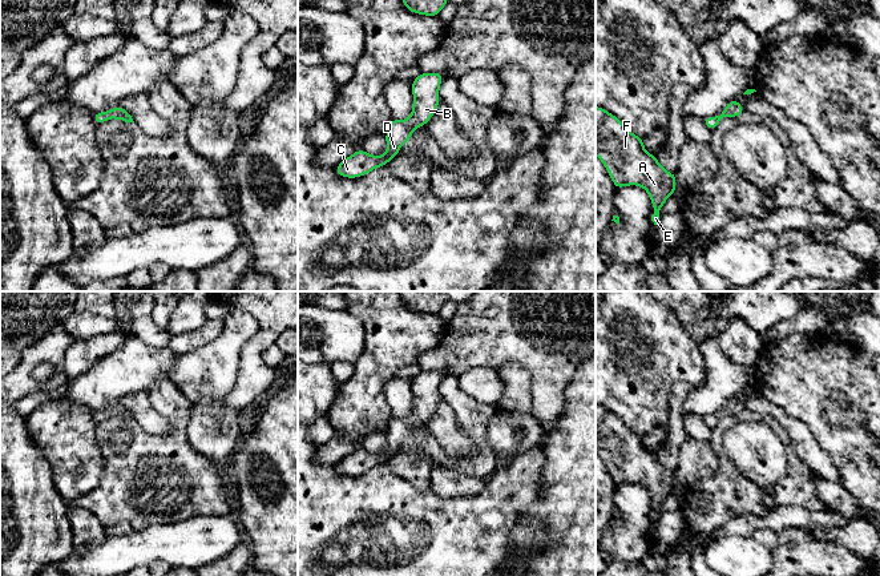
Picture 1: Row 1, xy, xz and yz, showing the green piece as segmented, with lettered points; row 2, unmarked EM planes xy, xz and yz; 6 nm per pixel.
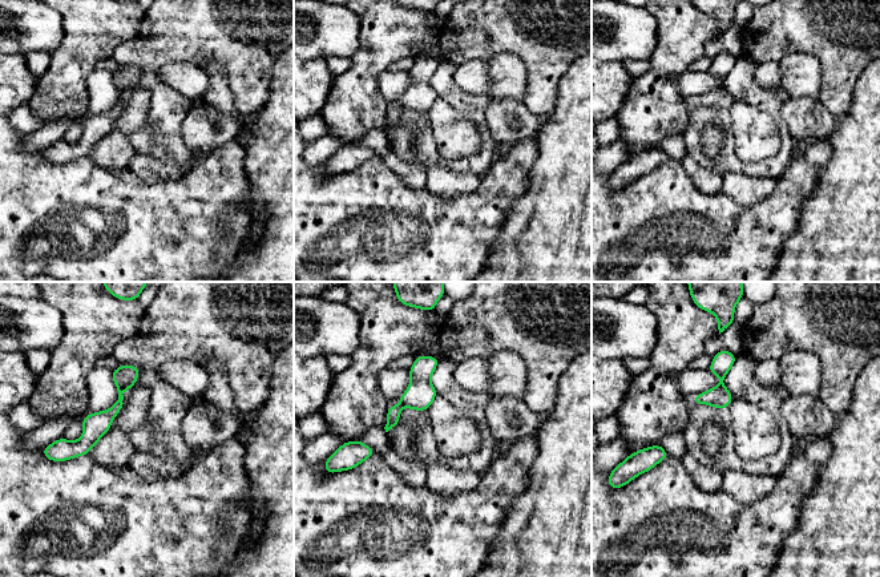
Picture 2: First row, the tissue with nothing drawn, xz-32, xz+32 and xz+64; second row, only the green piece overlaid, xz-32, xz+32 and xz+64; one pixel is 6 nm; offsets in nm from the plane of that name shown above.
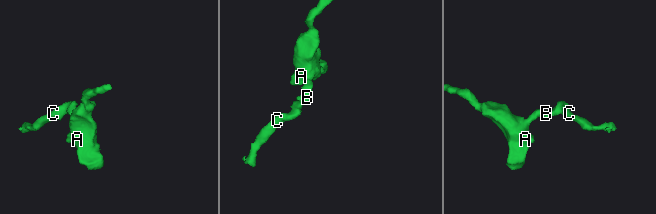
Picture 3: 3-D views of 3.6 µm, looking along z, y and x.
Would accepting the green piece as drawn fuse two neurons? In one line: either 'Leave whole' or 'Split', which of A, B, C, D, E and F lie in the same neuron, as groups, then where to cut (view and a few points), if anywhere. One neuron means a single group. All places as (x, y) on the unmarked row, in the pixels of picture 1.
Leave whole. Groups: A B C D E F. No split

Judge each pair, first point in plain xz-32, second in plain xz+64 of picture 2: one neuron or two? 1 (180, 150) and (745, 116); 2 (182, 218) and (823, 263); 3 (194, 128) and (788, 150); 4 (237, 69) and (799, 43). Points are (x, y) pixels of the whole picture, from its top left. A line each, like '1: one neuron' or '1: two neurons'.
1: two neurons
2: two neurons
3: two neurons
4: one neuron

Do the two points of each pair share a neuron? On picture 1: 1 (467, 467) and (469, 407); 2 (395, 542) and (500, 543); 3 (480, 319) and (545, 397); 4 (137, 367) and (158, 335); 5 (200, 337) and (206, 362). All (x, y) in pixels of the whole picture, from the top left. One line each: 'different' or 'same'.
1: same
2: same
3: same
4: different
5: different

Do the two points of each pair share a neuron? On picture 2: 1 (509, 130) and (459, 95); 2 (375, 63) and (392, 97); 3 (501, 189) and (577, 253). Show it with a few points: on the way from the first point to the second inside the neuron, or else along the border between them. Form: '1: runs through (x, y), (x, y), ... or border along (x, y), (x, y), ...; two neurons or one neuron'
1: border along (491, 99), (485, 109), (485, 130), (496, 142); two neurons
2: border along (387, 69), (379, 79), (379, 88), (390, 105); two neurons
3: border along (529, 173), (527, 190), (512, 202), (500, 229); two neurons

